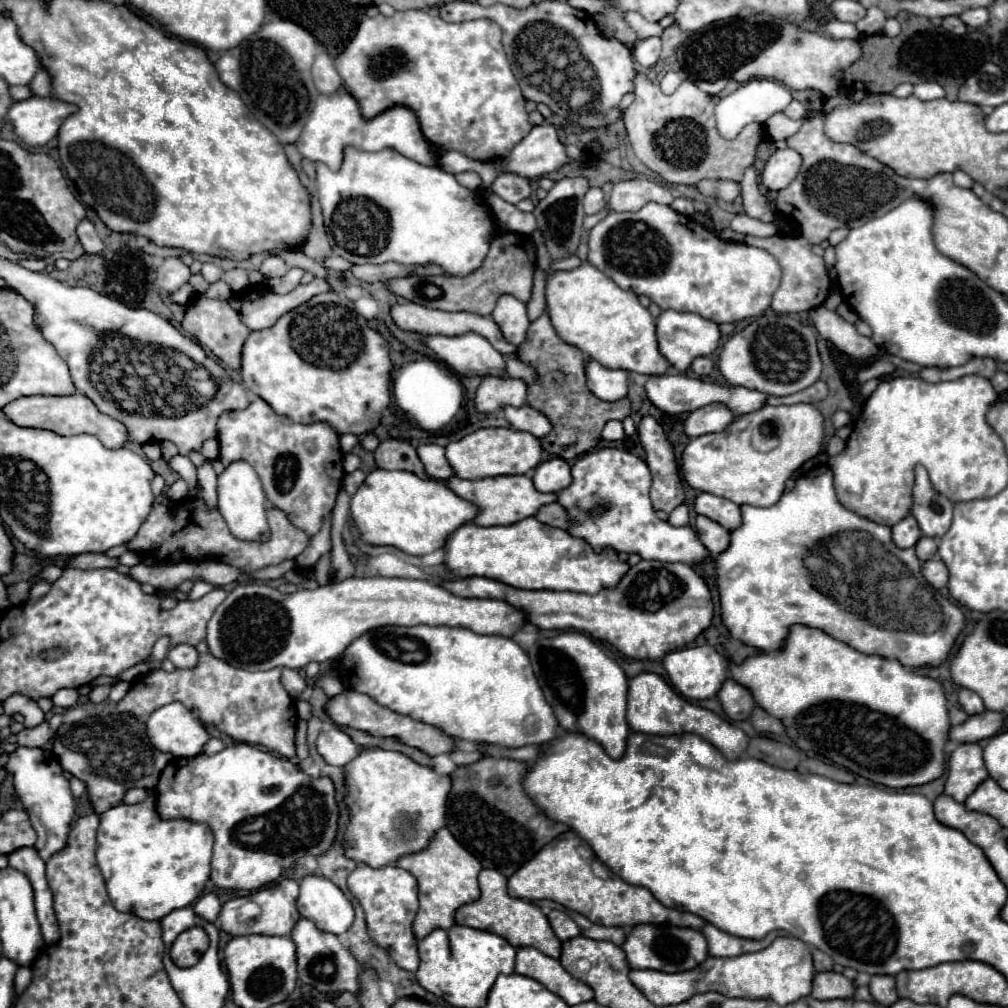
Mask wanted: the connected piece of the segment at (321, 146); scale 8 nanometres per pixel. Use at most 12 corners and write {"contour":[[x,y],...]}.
{"contour":[[345,90],[317,98],[295,144],[341,168],[345,144],[437,162],[417,116],[393,106],[367,120]]}

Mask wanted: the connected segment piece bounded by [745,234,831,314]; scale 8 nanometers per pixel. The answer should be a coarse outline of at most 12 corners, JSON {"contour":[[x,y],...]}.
{"contour":[[745,236],[783,268],[771,308],[793,314],[829,294],[829,272],[803,236]]}

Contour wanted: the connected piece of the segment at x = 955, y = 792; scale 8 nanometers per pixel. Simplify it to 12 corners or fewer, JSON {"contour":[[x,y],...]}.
{"contour":[[961,744],[947,764],[945,794],[957,802],[989,776],[979,744]]}

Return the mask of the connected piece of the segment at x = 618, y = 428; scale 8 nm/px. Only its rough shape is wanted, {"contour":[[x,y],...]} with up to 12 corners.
{"contour":[[611,420],[603,428],[603,440],[623,440],[623,424]]}

